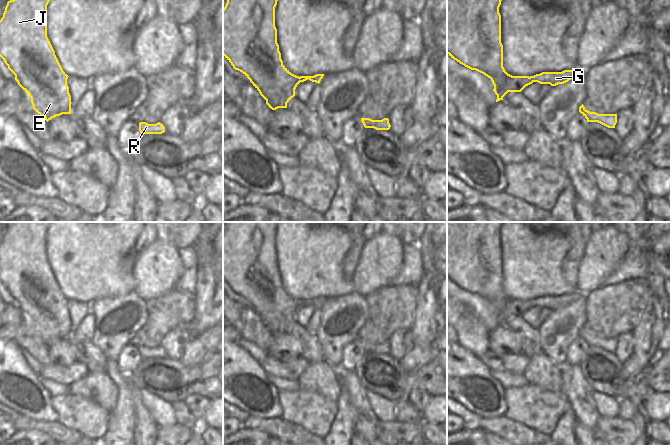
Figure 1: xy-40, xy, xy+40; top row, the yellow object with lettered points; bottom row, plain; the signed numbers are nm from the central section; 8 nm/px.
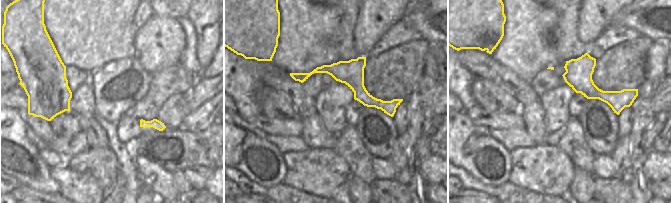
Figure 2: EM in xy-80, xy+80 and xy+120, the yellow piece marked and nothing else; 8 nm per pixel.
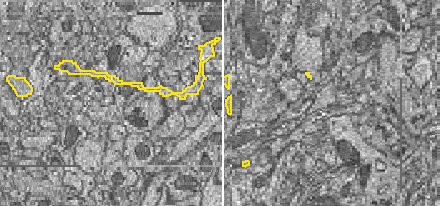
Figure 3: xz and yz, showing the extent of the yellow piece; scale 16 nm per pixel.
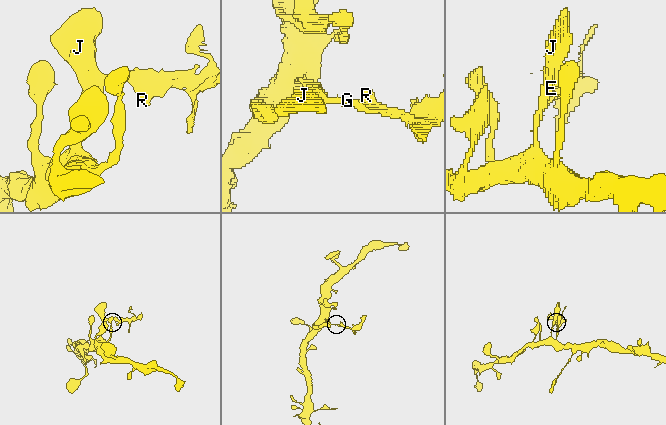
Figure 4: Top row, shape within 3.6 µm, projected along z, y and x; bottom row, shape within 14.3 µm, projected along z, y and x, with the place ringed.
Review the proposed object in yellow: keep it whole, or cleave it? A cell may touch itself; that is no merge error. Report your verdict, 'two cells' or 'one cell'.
two cells

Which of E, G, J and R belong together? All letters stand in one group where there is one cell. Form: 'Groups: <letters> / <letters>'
Groups: E J / G R.

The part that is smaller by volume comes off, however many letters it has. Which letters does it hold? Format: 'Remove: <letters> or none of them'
Remove: G, R

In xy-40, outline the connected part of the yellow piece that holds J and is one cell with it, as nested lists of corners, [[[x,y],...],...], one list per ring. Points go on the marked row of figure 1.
[[[10,0],[0,20],[0,57],[15,75],[18,85],[31,97],[33,109],[47,122],[62,114],[71,114],[71,95],[67,85],[68,75],[63,71],[47,37],[45,15],[50,0]]]

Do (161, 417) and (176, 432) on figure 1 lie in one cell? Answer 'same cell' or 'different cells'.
different cells

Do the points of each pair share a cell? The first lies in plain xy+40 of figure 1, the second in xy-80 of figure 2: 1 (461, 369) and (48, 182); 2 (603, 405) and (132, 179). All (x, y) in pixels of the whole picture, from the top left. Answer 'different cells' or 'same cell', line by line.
1: same cell
2: different cells

